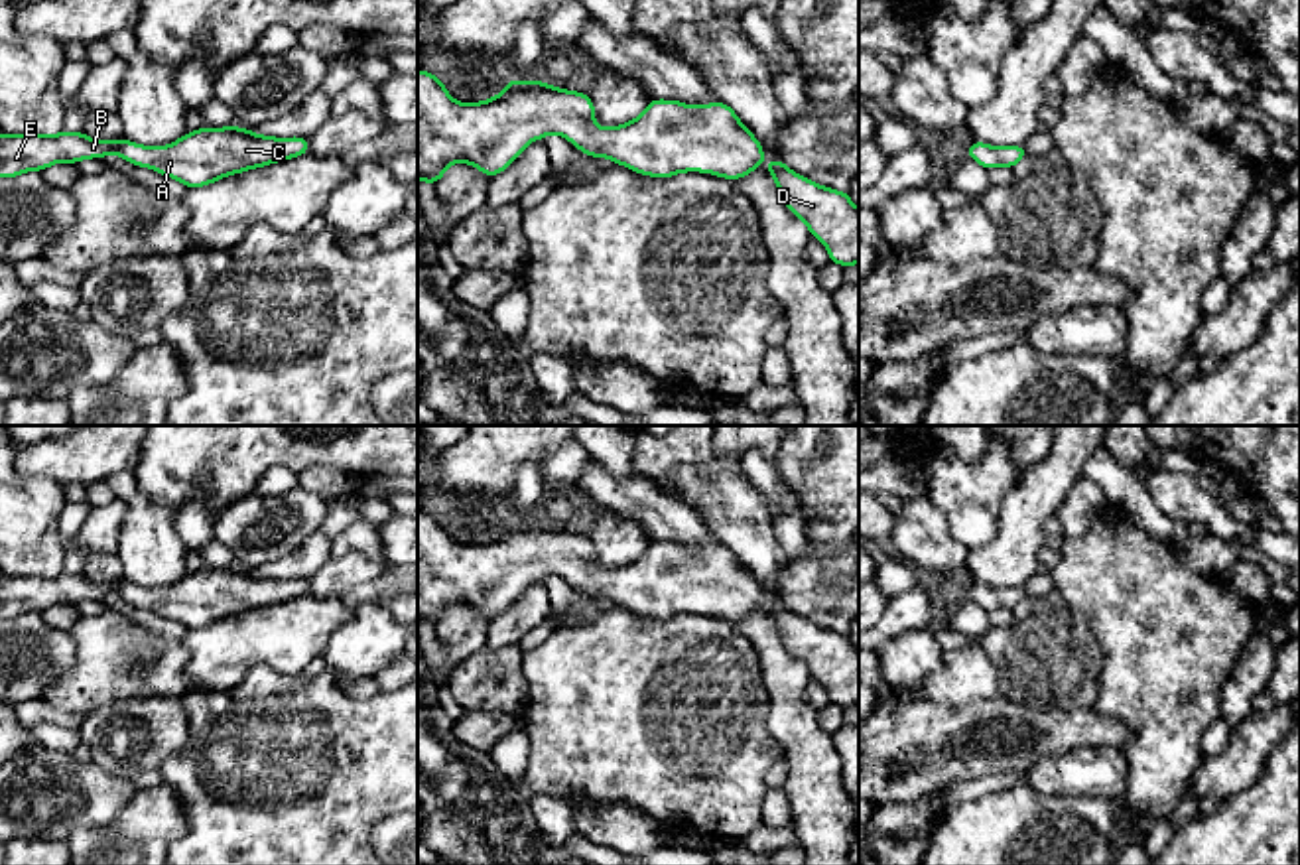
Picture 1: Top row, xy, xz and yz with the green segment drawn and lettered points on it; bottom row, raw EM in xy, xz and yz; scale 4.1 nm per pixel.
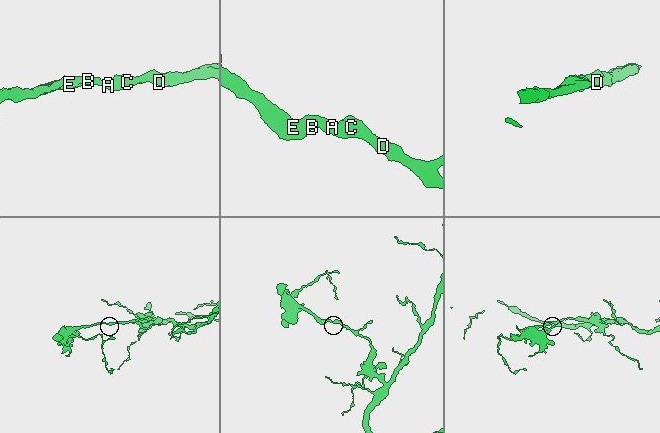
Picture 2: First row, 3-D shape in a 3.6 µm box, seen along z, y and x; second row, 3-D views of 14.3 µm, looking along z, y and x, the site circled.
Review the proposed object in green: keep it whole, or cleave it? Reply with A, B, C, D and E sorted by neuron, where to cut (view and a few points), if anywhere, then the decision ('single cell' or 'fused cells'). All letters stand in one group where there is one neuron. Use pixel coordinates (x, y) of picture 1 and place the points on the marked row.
A B C D E; no cut; single cell

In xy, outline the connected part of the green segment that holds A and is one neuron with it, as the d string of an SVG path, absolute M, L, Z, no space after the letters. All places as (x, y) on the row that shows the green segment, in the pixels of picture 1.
M232 124L219 130L199 128L169 146L150 148L126 138L97 142L67 130L55 136L0 132L0 177L41 171L57 162L102 160L108 152L195 189L225 175L309 154L309 138L268 138Z

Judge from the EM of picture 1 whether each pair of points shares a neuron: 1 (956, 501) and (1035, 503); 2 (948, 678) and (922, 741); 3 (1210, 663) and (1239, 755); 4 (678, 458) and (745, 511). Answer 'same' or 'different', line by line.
1: different
2: different
3: different
4: same

